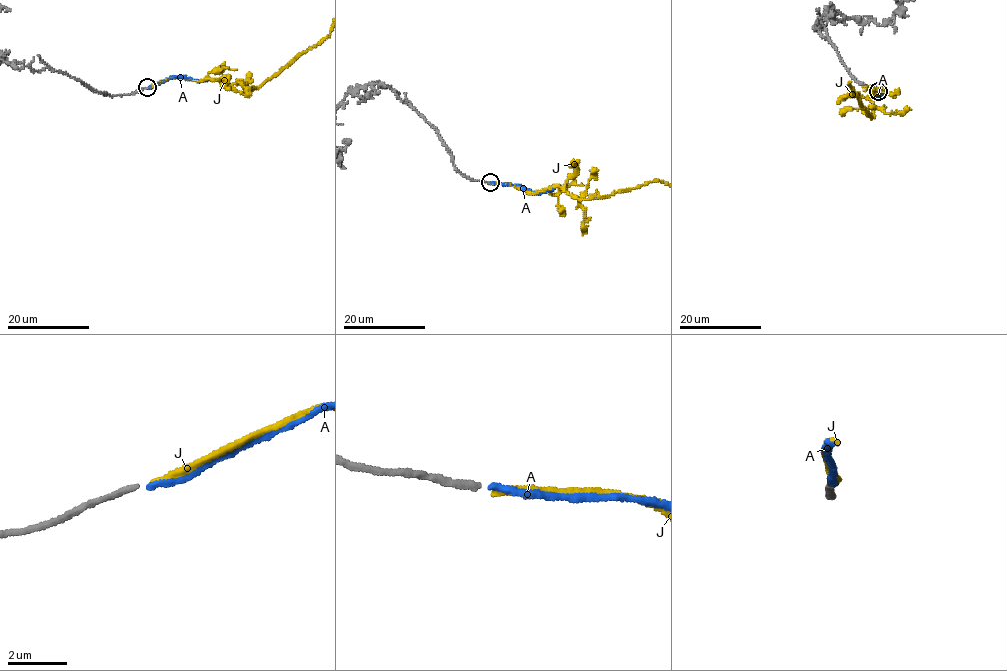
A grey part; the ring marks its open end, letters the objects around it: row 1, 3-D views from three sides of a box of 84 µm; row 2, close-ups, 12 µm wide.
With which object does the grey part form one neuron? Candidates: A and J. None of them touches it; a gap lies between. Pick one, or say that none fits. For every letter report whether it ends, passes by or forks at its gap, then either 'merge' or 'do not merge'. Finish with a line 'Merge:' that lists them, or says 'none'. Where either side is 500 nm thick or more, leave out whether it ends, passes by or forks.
A: it ends; do not merge
J: it ends; do not merge
Merge: none

